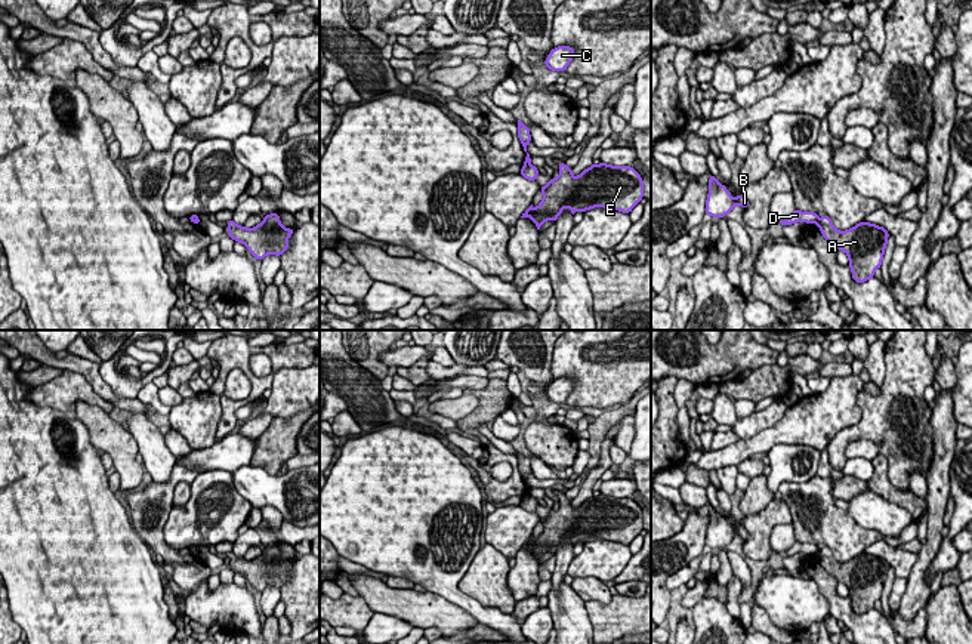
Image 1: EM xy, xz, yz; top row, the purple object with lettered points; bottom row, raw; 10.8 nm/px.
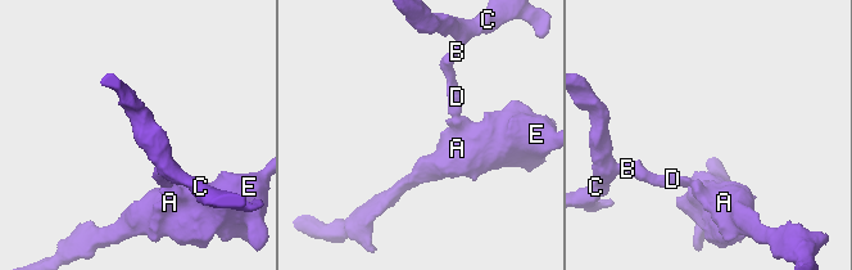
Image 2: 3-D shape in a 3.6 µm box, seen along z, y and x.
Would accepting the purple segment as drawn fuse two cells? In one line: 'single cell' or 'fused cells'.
fused cells

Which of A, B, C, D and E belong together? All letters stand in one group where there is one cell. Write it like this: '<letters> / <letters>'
A E / B C D

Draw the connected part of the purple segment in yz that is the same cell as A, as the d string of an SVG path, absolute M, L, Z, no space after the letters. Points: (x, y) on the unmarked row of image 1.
M827 546L818 551L817 557L828 574L848 586L855 614L874 608L874 603L882 598L889 568L883 558L863 552L846 563L839 563Z

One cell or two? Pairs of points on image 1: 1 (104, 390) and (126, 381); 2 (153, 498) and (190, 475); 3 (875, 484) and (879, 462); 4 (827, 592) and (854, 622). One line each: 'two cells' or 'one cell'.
1: two cells
2: one cell
3: one cell
4: one cell

